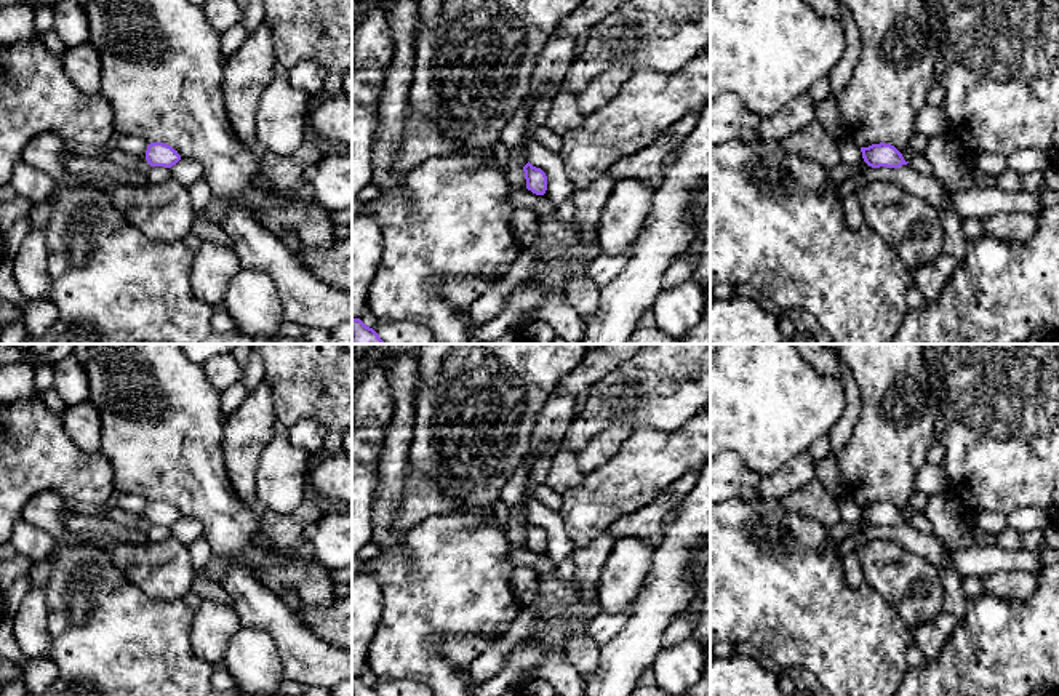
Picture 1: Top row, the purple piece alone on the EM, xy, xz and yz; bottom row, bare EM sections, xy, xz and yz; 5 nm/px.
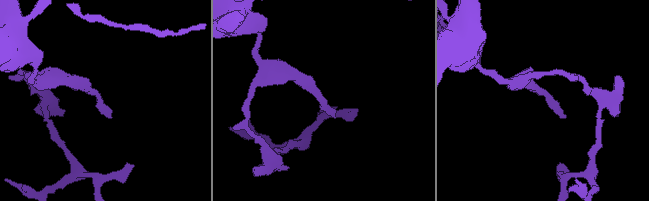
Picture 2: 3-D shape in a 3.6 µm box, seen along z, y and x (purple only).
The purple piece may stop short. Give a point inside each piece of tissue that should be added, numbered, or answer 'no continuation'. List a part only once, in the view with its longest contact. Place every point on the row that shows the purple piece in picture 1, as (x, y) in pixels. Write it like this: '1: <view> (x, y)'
no continuation

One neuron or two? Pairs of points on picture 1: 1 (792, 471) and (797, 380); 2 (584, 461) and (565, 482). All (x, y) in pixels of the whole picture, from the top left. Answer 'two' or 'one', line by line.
1: two
2: two

